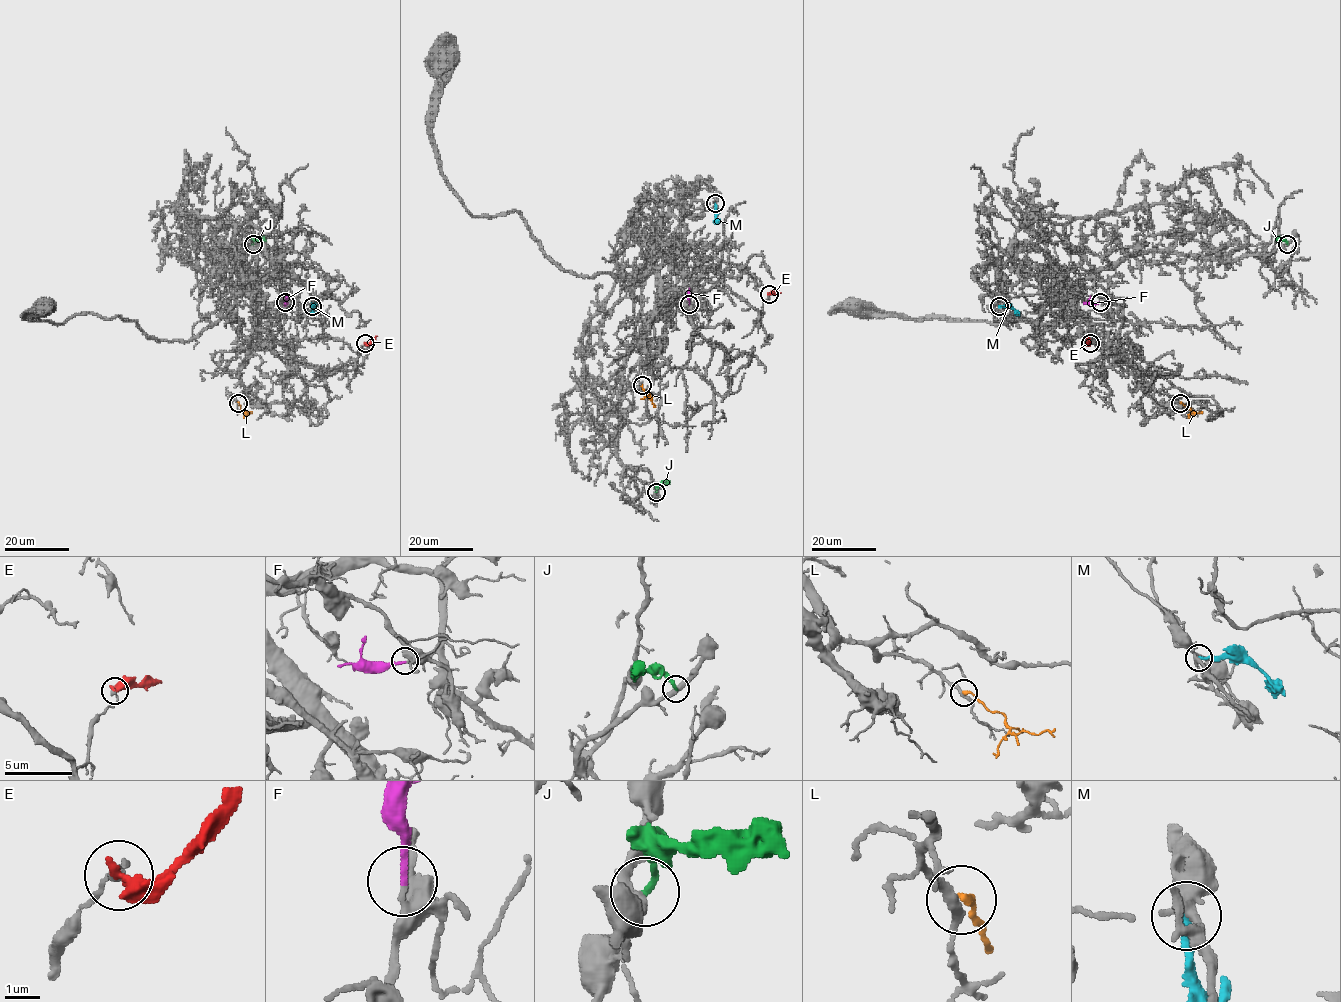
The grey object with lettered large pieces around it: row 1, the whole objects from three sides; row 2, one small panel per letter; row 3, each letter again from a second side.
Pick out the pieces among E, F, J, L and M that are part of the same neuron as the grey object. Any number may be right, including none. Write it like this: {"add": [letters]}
{"add": ["F"]}

